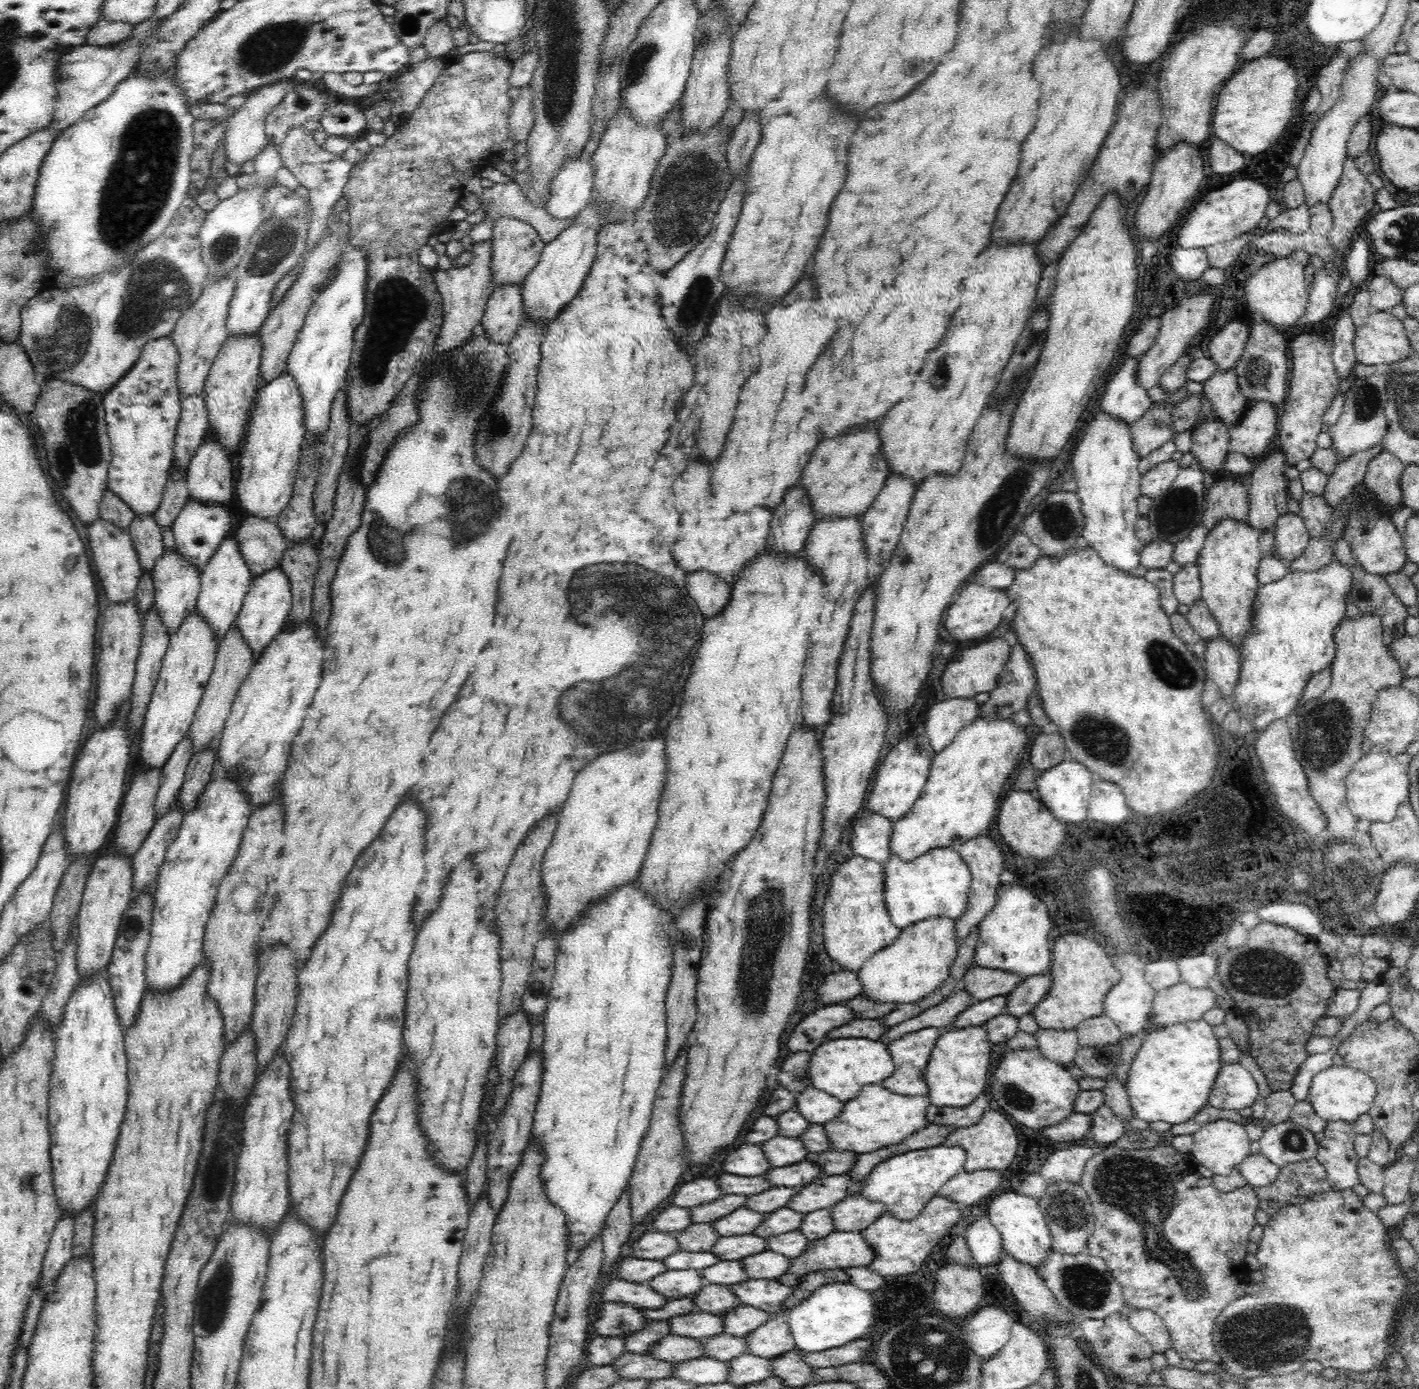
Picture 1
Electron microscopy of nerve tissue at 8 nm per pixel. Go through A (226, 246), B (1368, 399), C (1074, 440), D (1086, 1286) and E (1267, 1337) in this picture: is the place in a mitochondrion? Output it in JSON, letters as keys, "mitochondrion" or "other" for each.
{"A":"mitochondrion","B":"mitochondrion","C":"other","D":"mitochondrion","E":"mitochondrion"}

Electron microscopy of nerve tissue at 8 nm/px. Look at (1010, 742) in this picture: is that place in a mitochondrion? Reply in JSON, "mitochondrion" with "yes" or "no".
{"mitochondrion":"no"}

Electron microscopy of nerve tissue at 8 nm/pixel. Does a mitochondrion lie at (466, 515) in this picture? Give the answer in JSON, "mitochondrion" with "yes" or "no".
{"mitochondrion":"yes"}

